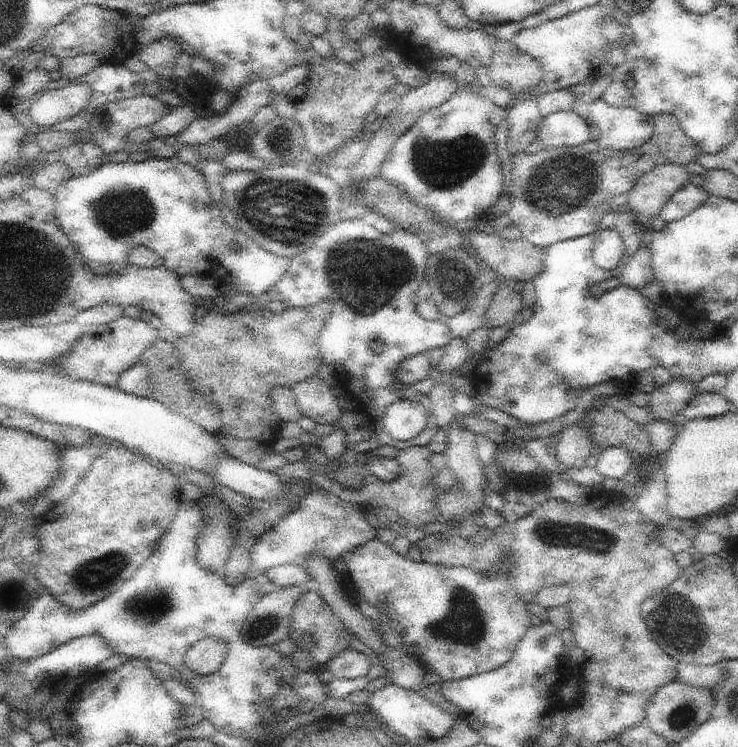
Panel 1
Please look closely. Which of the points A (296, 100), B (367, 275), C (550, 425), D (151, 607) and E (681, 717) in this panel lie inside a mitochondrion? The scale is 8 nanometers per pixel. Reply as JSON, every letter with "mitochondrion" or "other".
{"A":"other","B":"mitochondrion","C":"other","D":"mitochondrion","E":"mitochondrion"}

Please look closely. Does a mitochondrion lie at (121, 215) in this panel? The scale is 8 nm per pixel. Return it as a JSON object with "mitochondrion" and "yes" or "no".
{"mitochondrion":"yes"}

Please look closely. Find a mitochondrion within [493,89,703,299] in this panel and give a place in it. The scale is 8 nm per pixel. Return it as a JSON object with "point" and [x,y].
{"point":[556,186]}

